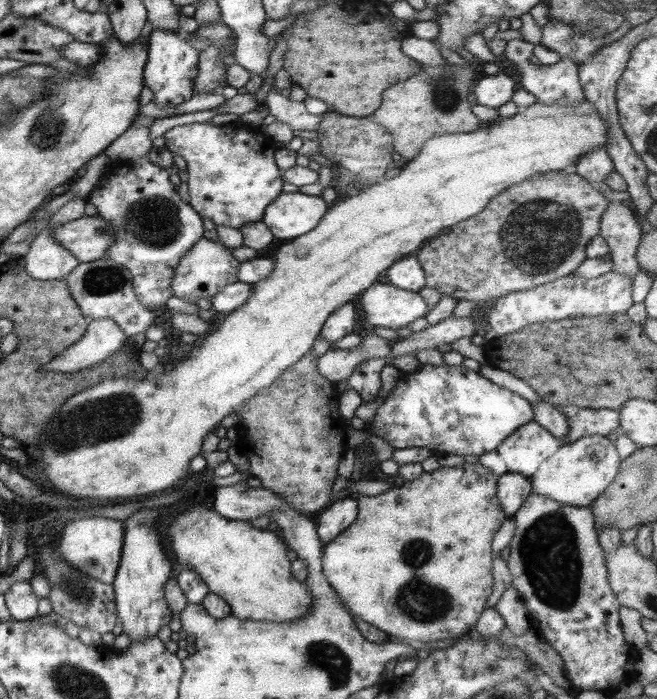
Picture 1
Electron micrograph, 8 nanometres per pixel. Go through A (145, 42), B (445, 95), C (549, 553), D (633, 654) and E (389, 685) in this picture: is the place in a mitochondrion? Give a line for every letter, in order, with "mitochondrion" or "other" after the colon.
A: other
B: mitochondrion
C: mitochondrion
D: other
E: other

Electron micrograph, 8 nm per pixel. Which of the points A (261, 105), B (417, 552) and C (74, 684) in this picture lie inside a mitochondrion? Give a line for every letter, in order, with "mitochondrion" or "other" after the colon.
A: other
B: mitochondrion
C: mitochondrion

